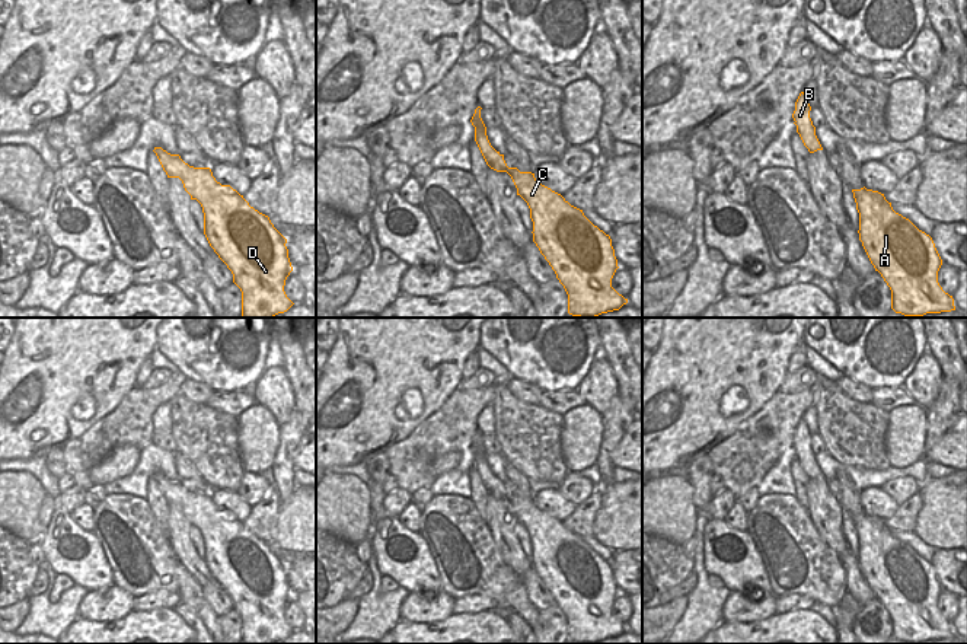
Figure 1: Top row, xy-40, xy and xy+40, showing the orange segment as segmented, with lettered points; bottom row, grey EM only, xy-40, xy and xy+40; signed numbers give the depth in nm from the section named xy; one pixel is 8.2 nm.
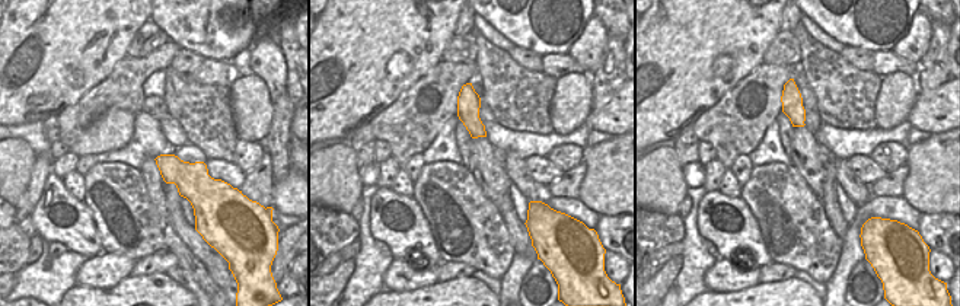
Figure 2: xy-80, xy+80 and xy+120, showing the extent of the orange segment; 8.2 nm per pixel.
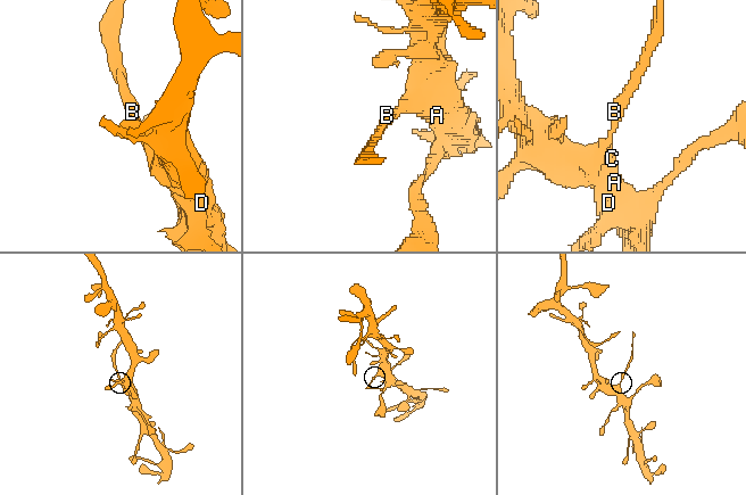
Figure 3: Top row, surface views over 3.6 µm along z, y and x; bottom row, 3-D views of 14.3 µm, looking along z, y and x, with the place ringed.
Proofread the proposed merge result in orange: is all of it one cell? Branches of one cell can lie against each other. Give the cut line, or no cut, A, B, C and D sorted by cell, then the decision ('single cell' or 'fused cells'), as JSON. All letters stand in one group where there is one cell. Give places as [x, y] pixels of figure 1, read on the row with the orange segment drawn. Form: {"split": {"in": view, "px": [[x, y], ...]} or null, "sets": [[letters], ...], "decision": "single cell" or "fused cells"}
{"split": {"in": "xy+40", "px": [[813, 126], [807, 131], [798, 133]]}, "sets": [["A", "C", "D"], ["B"]], "decision": "fused cells"}

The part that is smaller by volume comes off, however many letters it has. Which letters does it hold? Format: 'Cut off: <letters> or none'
Cut off: B

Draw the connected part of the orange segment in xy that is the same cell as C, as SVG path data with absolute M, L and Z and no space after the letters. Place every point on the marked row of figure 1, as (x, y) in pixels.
M486 128L475 133L475 141L486 165L497 172L507 172L517 195L527 203L533 242L568 294L568 313L596 318L626 305L628 299L612 287L619 267L610 236L594 226L583 210L539 184L534 173L508 168L504 154L491 146Z

